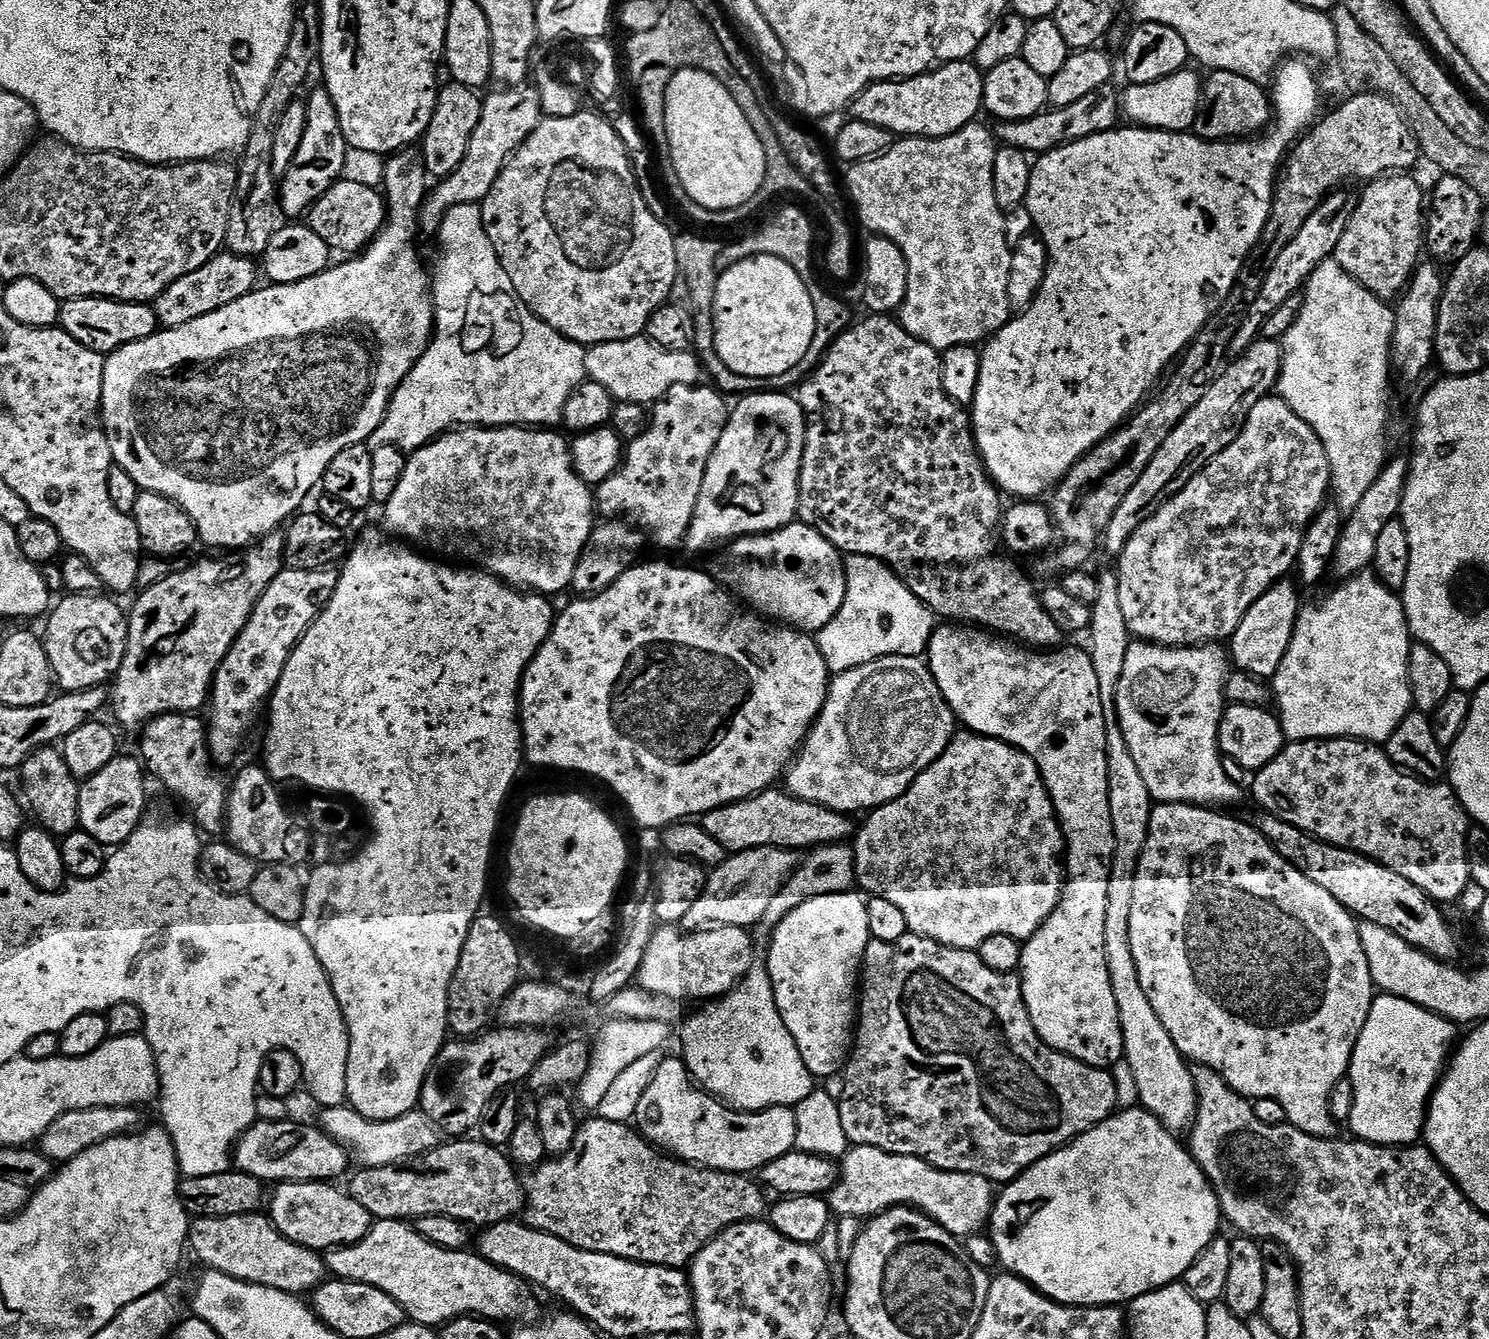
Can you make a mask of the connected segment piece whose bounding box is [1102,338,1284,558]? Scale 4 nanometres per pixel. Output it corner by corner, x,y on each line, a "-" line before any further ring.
1257,338
1235,359
1221,371
1214,386
1206,390
1202,402
1198,402
1198,406
1178,422
1170,438
1158,446
1158,454
1150,458
1150,466
1142,470
1142,478
1134,482
1122,506
1114,510
1114,518
1110,518
1102,537
1103,551
1108,551
1112,558
1119,558
1126,542
1130,542
1134,530
1138,530
1142,522
1149,520
1164,503
1174,498
1174,494
1181,492
1194,474
1202,471
1215,456
1226,450
1226,446
1230,446
1230,442
1234,442
1234,438
1238,438
1238,434
1242,434
1250,418
1250,410
1254,410
1254,406
1258,406
1258,402
1266,399
1279,385
1284,354
1277,341

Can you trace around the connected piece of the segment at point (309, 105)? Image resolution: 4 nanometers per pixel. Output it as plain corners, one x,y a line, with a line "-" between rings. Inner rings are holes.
317,86
306,97
306,128
299,143
298,152
286,170
283,177
278,180
278,208
288,218
300,218
307,214
311,208
330,190
336,181
345,175
344,163
348,160
350,149
342,126
338,122
338,110
334,106
334,98
330,98
327,88

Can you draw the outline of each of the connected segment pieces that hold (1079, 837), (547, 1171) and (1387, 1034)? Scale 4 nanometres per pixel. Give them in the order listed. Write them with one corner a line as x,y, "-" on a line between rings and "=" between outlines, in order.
968,626
944,627
948,628
937,627
933,631
928,643
926,663
932,669
932,676
938,682
938,690
942,690
946,702
951,706
953,716
967,731
975,732
977,736
989,736
995,740
1012,744
1036,763
1040,777
1044,780
1046,790
1052,799
1056,817
1060,819
1060,827
1064,829
1068,875
1064,892
1060,896
1054,914
1050,914
1048,921
1022,944
1018,975
1020,989
1024,995
1024,1005
1030,1014
1030,1022
1034,1022
1034,1030
1040,1036
1040,1040
1046,1042
1054,1050
1081,1060
1083,1064
1089,1064
1095,1068
1111,1069
1113,1065
1124,1060
1124,1039
1122,1038
1122,1026
1118,1022
1118,1002
1114,1002
1114,986
1110,986
1110,970
1106,966
1106,902
1108,901
1108,877
1112,870
1115,838
1111,828
1110,798
1107,797
1106,722
1103,718
1098,677
1094,672
1091,655
1087,651
1079,652
1076,648
1068,647
1063,650
1029,650
1011,639
993,634
988,630
973,630
=
593,1118
579,1125
576,1129
576,1137
570,1146
568,1152
555,1158
545,1159
544,1163
539,1165
531,1173
532,1176
528,1182
526,1180
526,1207
523,1209
522,1216
529,1228
536,1228
546,1234
554,1234
554,1238
562,1238
562,1242
570,1242
570,1246
590,1250
598,1254
610,1254
618,1258
633,1260
639,1264
662,1264
666,1268
687,1269
691,1265
693,1258
706,1247
719,1232
734,1226
735,1224
744,1224
747,1220
760,1220
765,1215
766,1204
764,1208
764,1196
761,1185
755,1179
739,1172
715,1172
712,1168
701,1168
694,1164
689,1164
683,1160
677,1160
671,1155
661,1155
653,1145
649,1144
635,1127
628,1124
619,1124
609,1120
=
1380,994
1373,999
1366,1026
1362,1026
1352,1064
1348,1067
1348,1076
1354,1086
1350,1127
1357,1141
1412,1146
1421,1139
1428,1102
1445,1071
1446,1057
1457,1039
1456,1032
1457,1025
1451,1020
1427,1012
1406,998

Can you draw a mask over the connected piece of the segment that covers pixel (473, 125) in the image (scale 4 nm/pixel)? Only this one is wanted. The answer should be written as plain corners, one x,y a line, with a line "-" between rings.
448,82
445,88
443,85
437,91
434,118
430,118
430,126
426,126
424,138
418,144
418,153
429,177
446,177
462,166
462,158
466,158
466,150
470,150
470,138
474,138
474,130
478,130
483,109
481,93
475,88

